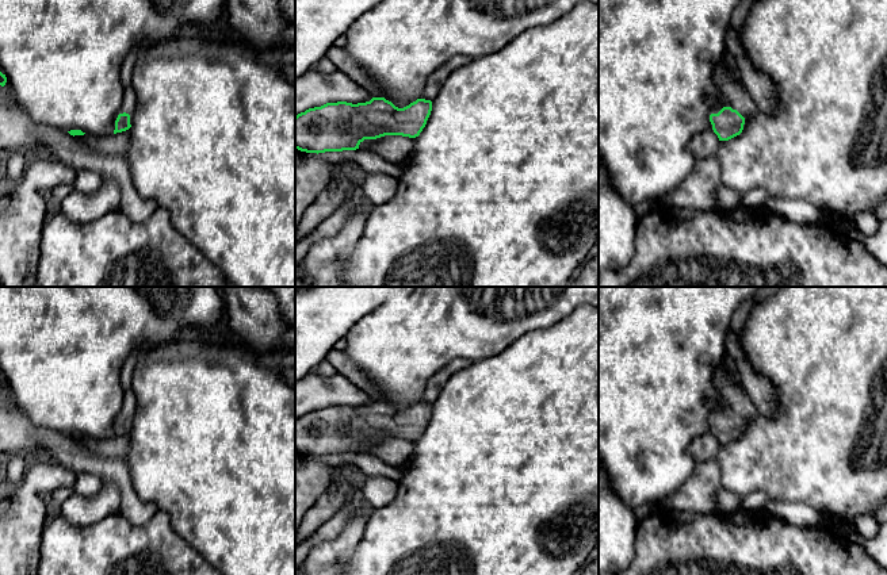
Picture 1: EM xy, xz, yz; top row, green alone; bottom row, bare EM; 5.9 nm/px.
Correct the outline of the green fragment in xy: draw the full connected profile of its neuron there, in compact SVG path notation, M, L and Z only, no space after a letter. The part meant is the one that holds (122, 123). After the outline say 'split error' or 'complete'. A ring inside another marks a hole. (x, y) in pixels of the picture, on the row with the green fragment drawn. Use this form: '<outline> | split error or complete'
M131 85L123 89L123 100L115 116L114 134L126 131L131 127L133 115L135 111L135 93Z | split error

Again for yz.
M724 97L710 110L708 120L719 141L739 135L745 124L745 118Z | split error

